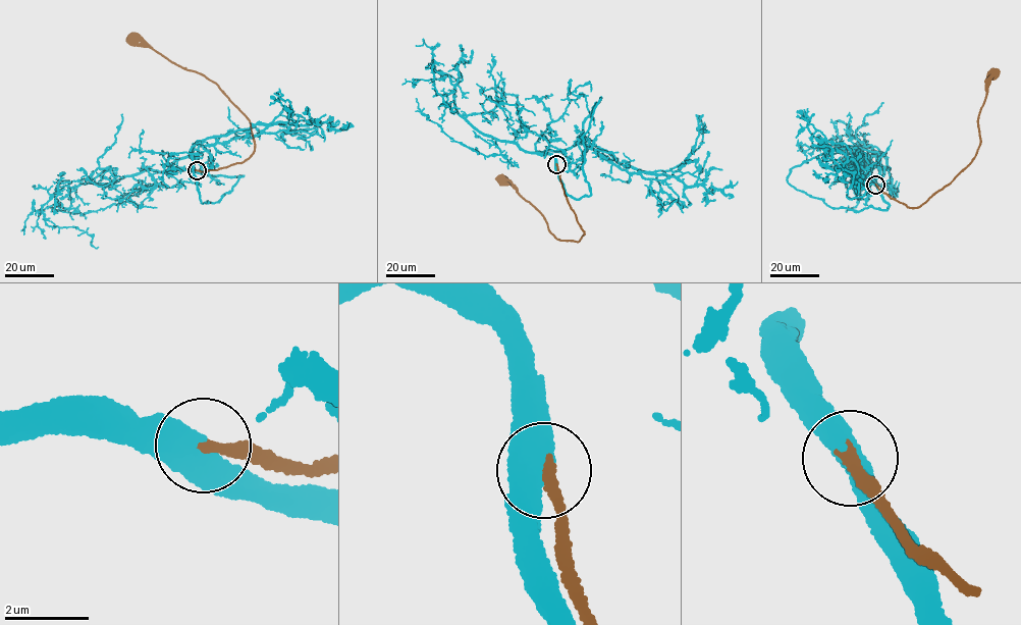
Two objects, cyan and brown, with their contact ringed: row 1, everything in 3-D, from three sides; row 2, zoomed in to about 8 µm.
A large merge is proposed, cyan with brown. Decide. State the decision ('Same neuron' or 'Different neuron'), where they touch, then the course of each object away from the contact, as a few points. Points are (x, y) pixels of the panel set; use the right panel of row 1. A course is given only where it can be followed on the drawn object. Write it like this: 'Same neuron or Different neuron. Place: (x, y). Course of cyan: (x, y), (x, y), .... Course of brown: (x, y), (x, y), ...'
Same neuron. Place: (875, 185). Course of cyan: (876, 185), (872, 177), (891, 167), (860, 145), (843, 157), (842, 166), (860, 192), (858, 203), (846, 211). Course of brown: (875, 185), (891, 198), (917, 208), (970, 164), (981, 142), (977, 119), (987, 92), (985, 86), (992, 73)

